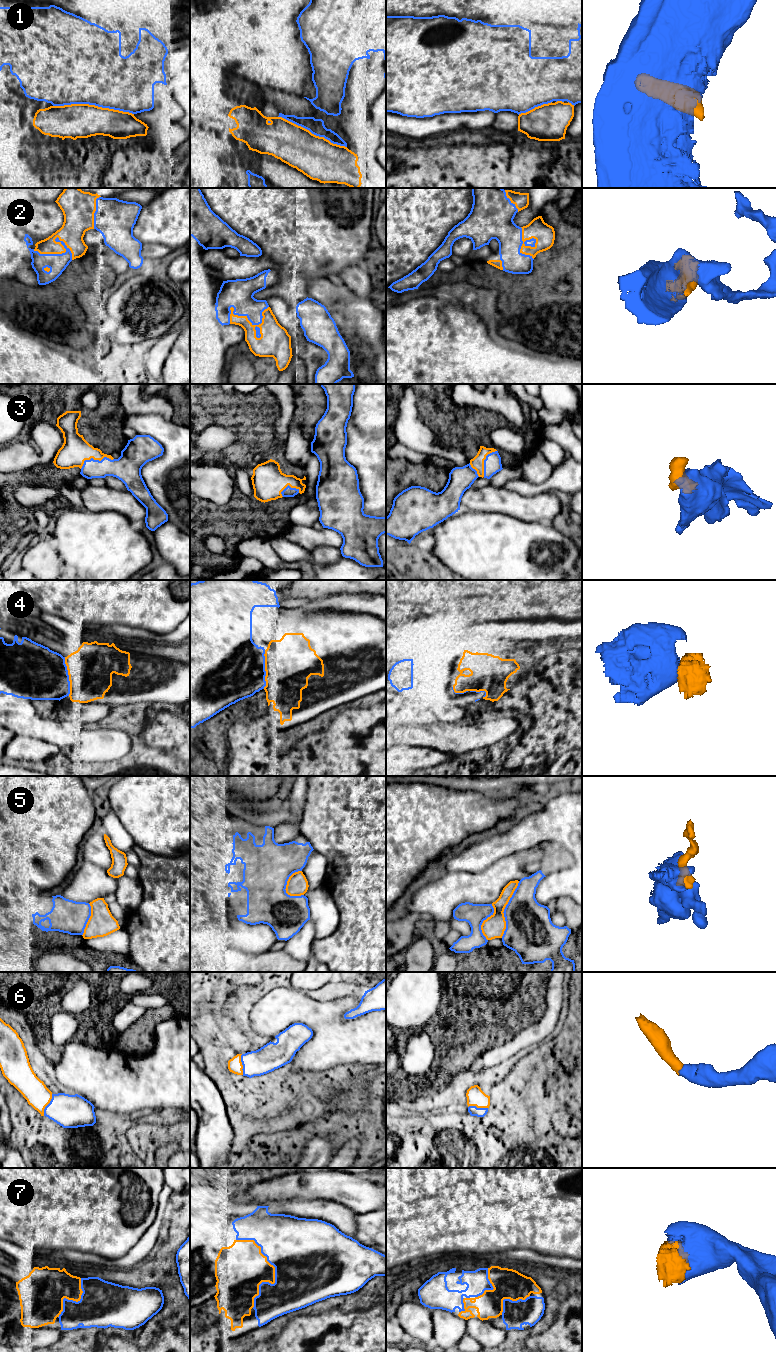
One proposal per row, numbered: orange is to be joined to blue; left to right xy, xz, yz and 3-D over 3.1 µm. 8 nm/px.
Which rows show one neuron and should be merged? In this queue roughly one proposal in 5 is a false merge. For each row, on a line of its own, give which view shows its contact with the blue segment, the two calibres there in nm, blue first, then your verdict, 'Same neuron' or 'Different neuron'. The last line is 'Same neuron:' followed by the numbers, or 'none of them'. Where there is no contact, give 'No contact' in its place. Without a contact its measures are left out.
1: Touches blue in xy. Thickness 500 nm (blue) against 280 nm. Different neuron
2: Touches blue in xz. Thickness 220 nm (blue) against 220 nm. Same neuron
3: Touches blue in xy. Thickness 200 nm (blue) against 220 nm. Same neuron
4: Touches blue in xy. Thickness 440 nm (blue) against 360 nm. Same neuron
5: Touches blue in yz. Thickness 360 nm (blue) against 180 nm. Same neuron
6: Touches blue in xy. Thickness 280 nm (blue) against 200 nm. Same neuron
7: Touches blue in xz. Thickness 500 nm (blue) against 360 nm. Same neuron
Same neuron: 2, 3, 4, 5, 6, 7

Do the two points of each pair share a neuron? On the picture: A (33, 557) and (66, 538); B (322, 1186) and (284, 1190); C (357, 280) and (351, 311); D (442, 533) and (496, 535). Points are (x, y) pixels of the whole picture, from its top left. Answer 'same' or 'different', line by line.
A: different
B: same
C: different
D: same

